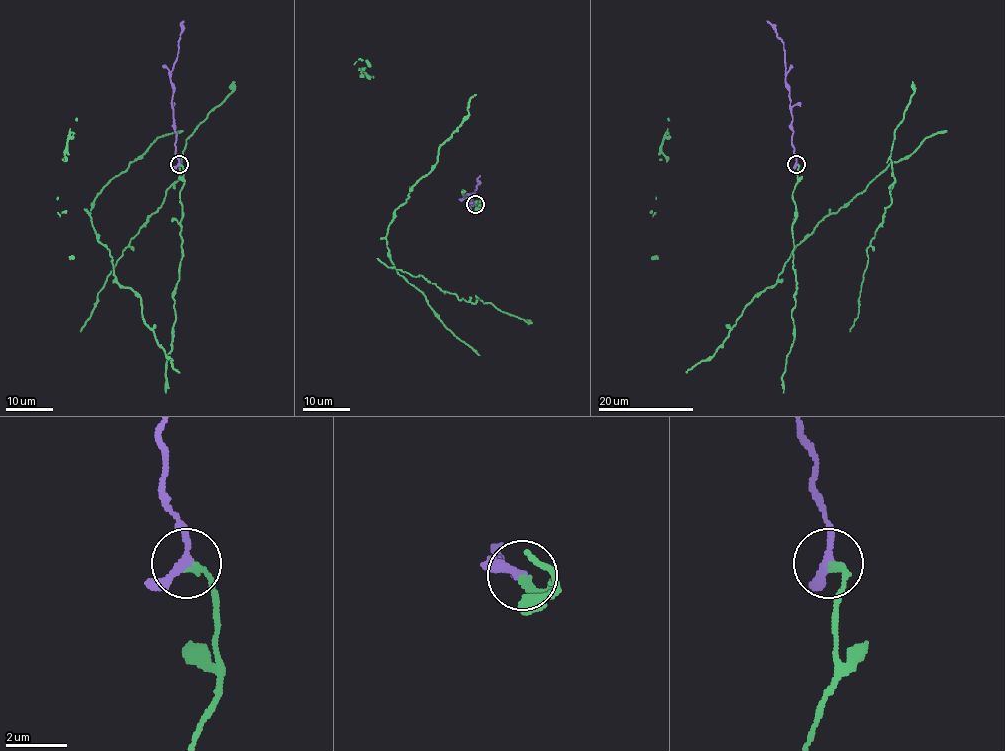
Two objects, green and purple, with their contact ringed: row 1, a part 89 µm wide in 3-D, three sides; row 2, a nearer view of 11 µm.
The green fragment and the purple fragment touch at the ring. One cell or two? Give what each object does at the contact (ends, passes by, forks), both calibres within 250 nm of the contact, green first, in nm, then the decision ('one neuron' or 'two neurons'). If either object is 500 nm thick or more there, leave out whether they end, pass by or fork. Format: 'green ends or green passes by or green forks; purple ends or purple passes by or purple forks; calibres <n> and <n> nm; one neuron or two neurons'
green ends; purple passes by; calibres 200 and 240 nm; one neuron

